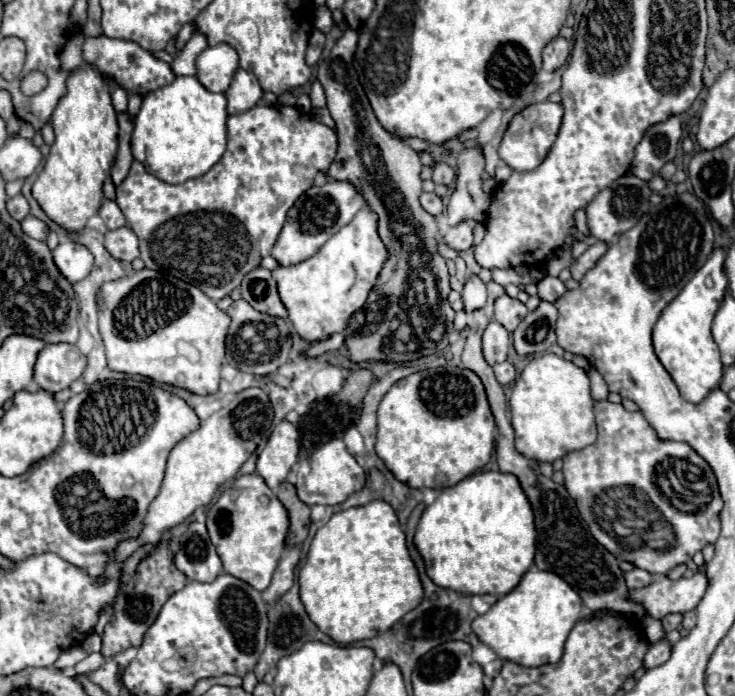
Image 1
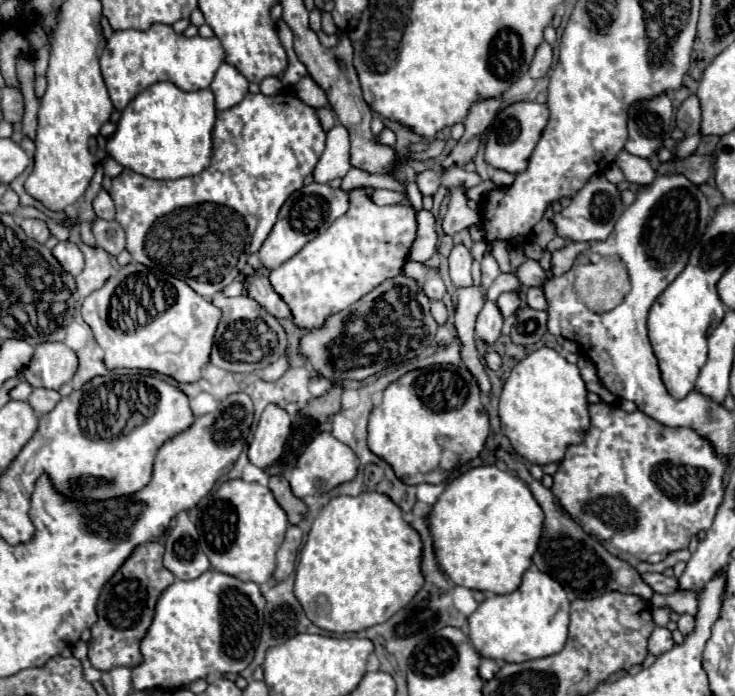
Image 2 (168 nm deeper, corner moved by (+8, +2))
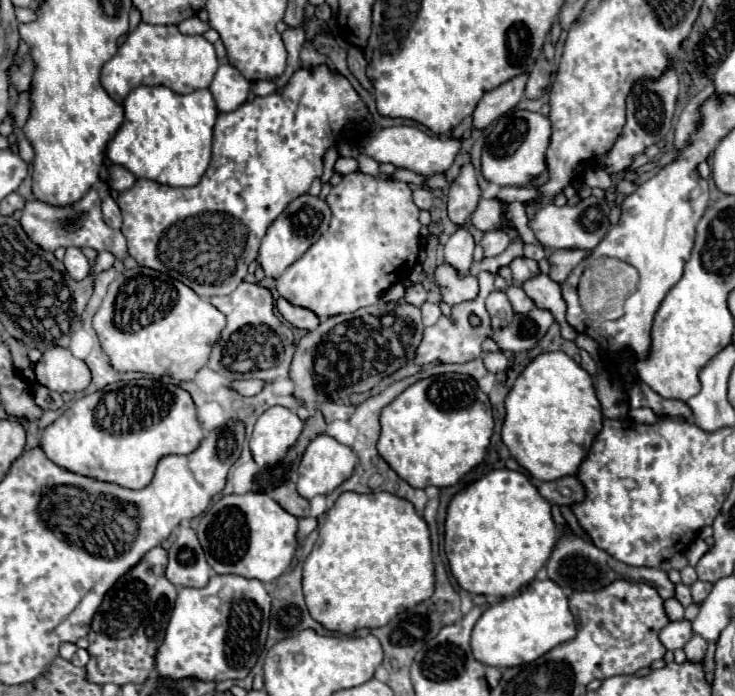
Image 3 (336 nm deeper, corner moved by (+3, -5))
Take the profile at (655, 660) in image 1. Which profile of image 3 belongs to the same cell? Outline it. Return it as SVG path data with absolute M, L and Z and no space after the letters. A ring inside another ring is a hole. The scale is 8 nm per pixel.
M675 621L675 623L667 623L663 627L663 631L659 633L659 641L665 645L667 651L675 651L675 649L685 647L685 643L689 641L691 635L693 635L693 631L691 631L689 621Z

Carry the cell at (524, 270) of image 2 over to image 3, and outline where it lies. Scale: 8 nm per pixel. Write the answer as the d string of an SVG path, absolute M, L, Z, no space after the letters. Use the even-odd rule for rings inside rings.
M527 257L515 259L509 267L511 267L511 271L513 271L513 281L519 283L519 285L523 285L523 283L529 281L531 277L537 277L537 275L539 275L539 265L537 265L537 261L527 259Z

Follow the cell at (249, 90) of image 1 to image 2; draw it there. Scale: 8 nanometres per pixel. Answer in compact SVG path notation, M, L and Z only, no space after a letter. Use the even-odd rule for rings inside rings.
M222 64L212 80L214 96L216 96L216 110L226 110L244 100L248 94L248 80L230 64Z

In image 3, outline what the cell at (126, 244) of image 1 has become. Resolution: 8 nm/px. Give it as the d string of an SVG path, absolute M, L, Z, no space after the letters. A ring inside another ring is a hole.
M91 189L81 201L67 207L53 207L43 201L29 201L23 209L21 227L29 235L29 239L45 251L55 251L57 247L91 247L95 251L109 251L117 259L125 259L127 241L119 229L111 229L101 217L101 199L95 189Z

